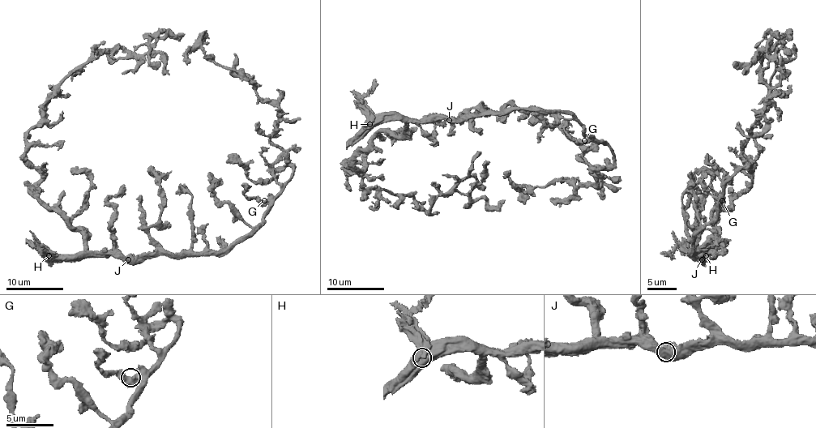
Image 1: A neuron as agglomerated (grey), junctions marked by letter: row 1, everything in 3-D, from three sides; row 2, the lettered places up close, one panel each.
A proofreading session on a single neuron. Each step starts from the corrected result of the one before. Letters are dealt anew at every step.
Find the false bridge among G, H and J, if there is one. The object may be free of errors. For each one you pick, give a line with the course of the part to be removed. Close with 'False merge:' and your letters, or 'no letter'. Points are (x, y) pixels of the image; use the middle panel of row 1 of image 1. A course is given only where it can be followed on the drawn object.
False merge: no letter

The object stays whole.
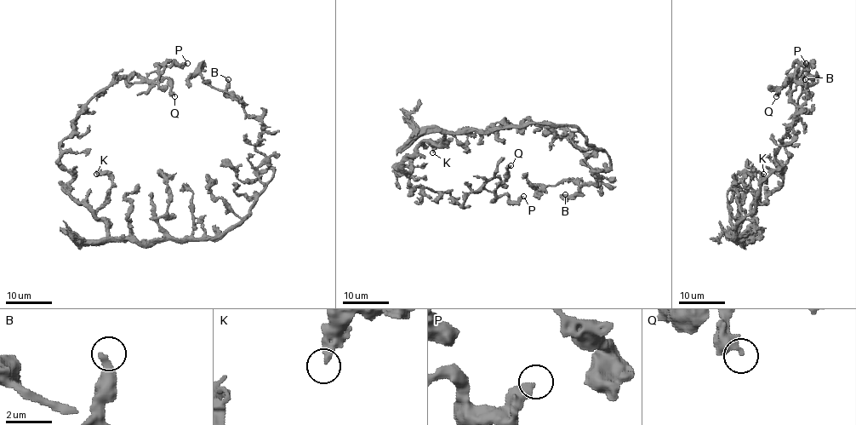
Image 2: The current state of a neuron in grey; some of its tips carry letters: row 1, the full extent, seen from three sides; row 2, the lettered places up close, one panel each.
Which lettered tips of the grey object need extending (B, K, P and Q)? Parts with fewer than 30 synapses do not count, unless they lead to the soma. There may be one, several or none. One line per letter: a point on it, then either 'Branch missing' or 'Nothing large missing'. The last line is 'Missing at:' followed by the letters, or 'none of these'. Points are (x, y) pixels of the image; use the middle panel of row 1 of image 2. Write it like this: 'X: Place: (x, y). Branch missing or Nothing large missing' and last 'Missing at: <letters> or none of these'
B: Place: (565, 194). Nothing large missing
K: Place: (432, 152). Nothing large missing
P: Place: (523, 196). Nothing large missing
Q: Place: (510, 165). Nothing large missing
Missing at: none of these

